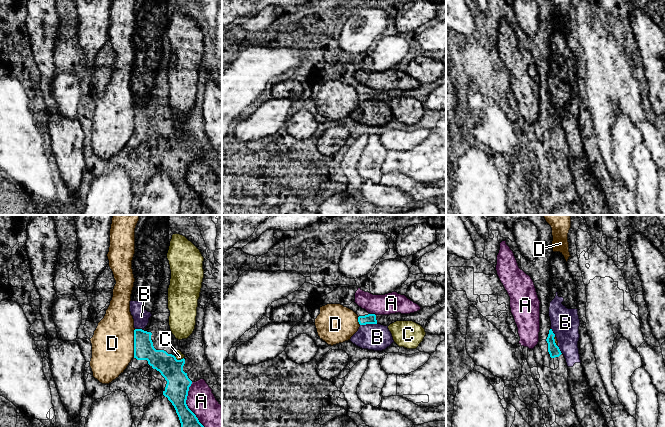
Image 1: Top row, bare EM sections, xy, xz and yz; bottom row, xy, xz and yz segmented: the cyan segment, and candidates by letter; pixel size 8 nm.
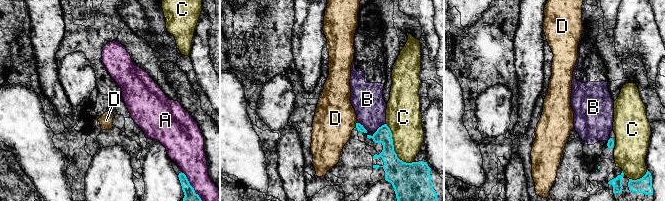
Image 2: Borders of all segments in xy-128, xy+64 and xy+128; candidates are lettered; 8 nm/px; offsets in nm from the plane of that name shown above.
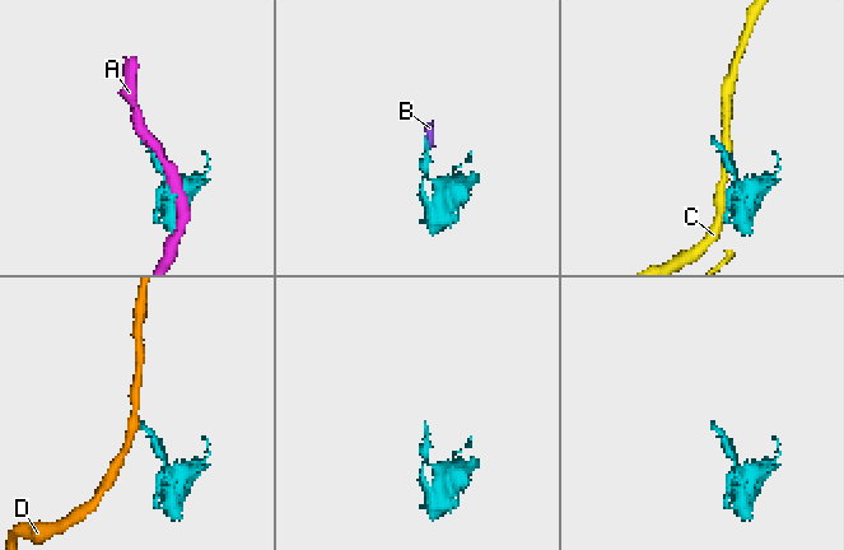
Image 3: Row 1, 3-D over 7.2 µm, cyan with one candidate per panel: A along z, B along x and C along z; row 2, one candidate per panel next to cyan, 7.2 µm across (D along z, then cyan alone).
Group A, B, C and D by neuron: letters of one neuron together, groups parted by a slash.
A / B / C / D

